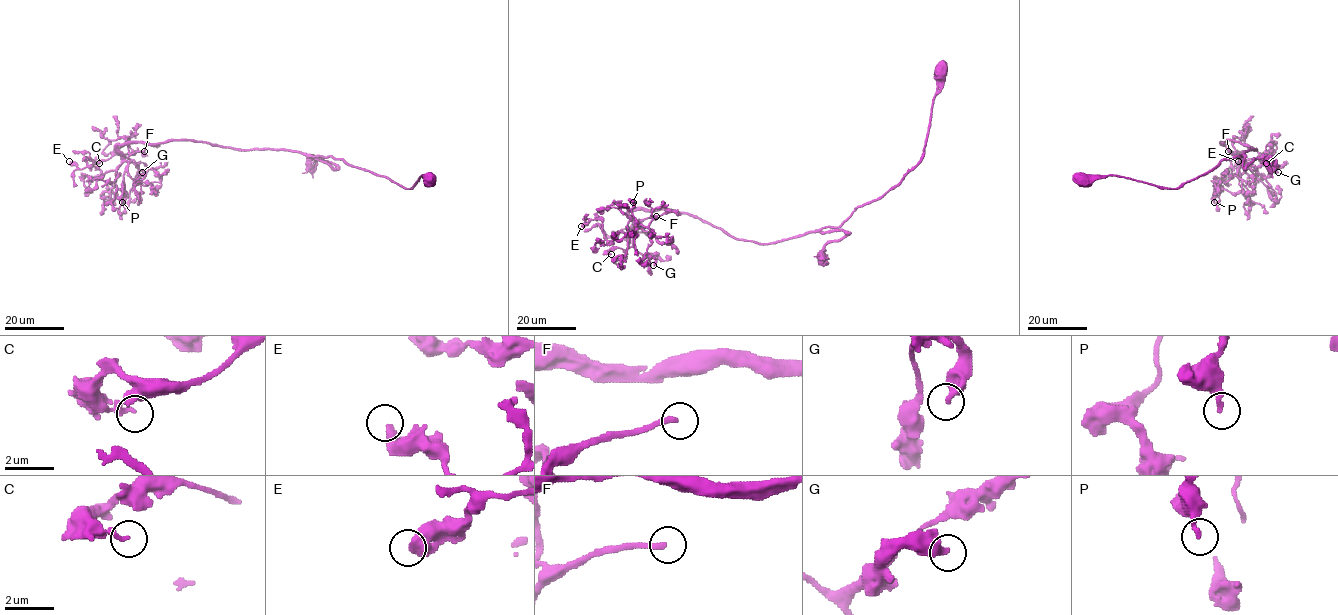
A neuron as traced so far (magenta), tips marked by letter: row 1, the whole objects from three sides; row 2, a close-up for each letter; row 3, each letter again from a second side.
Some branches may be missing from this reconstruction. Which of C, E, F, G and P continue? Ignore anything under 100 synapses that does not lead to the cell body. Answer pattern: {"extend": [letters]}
{"extend": ["F"]}

